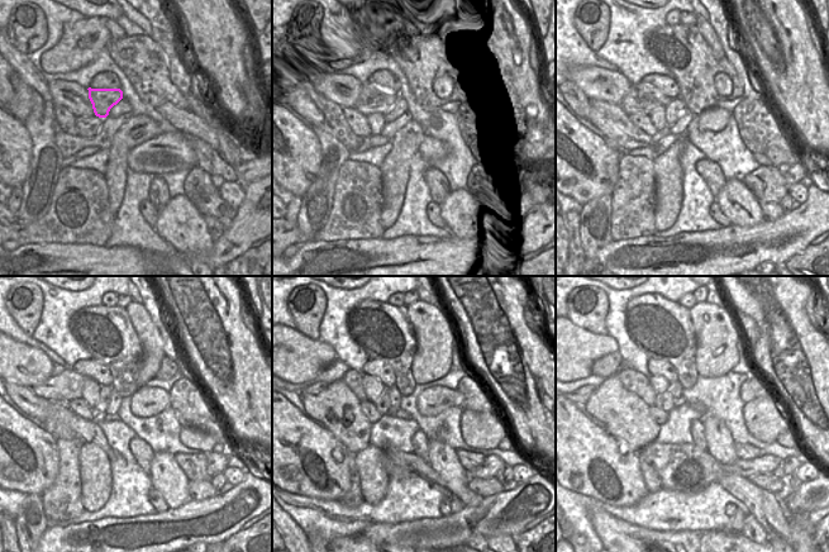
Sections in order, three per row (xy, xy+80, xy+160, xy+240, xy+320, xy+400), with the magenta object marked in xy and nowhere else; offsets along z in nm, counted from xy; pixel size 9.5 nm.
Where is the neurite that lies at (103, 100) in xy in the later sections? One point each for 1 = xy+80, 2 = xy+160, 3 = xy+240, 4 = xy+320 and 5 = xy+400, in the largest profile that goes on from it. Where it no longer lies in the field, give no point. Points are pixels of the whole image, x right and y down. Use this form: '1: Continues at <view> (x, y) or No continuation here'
1: Continues at xy+80 (372, 98)
2: Continues at xy+160 (649, 98)
3: Continues at xy+240 (44, 390)
4: Continues at xy+320 (317, 388)
5: Continues at xy+400 (586, 391).

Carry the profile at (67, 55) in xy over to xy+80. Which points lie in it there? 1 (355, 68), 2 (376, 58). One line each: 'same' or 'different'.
1: different
2: different

